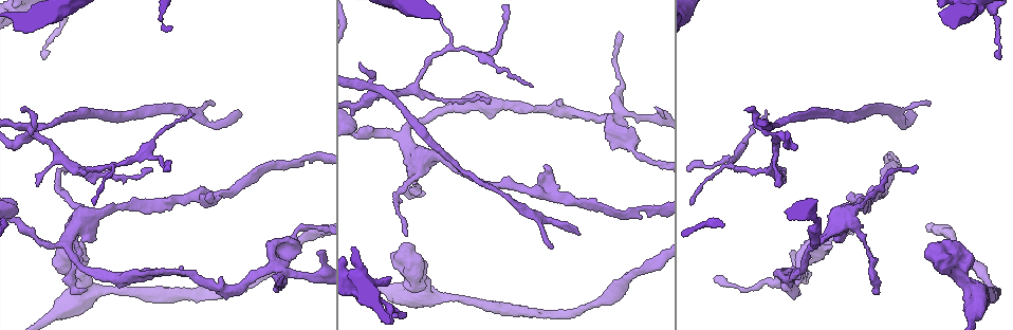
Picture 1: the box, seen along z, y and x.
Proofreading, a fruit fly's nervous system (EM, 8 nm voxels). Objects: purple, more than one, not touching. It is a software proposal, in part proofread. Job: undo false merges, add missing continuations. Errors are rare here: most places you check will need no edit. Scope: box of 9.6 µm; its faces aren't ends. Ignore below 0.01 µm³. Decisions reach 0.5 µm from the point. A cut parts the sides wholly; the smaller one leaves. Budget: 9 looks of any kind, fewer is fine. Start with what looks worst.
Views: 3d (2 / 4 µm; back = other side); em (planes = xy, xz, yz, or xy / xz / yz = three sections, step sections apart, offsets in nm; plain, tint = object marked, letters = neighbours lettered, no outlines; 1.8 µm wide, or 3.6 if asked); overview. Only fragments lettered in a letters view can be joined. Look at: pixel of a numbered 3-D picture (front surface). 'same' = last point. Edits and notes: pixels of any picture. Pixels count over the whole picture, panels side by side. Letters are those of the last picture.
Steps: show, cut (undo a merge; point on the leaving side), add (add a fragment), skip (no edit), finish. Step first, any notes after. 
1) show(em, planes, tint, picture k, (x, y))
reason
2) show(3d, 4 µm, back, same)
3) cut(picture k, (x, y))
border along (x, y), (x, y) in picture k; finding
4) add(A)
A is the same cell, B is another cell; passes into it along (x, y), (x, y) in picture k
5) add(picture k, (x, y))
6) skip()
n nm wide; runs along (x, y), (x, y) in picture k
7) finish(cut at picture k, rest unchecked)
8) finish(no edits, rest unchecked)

show(em, 3.6 µm, planes, tint, picture 1, (30, 129))
abrupt turn

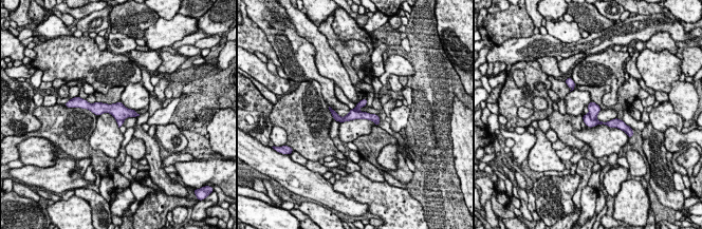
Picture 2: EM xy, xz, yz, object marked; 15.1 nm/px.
show(em, 3.6 µm, planes, letters, same)
see the neighbours

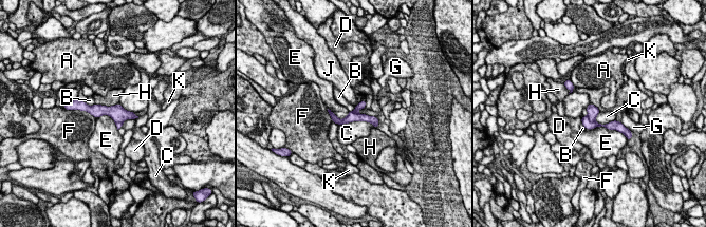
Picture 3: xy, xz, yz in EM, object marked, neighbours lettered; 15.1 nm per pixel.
cut(picture 3, (592, 110))
A, B, C, D, E, F, G, H, J and K are other cells; border along (587, 116), (591, 121), (594, 121) in picture 3; a second cell is stuck on

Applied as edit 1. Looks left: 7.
show(em, xy, step 16, tint, picture 1, (737, 150))
arms part here

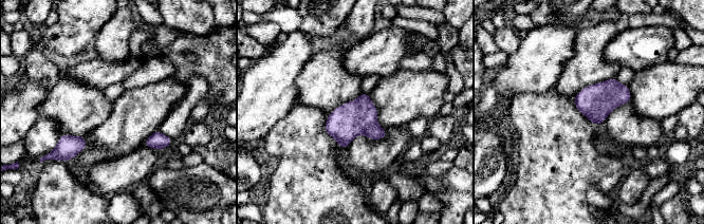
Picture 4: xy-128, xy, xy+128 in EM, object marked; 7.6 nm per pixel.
show(em, xy, step 16, letters, same)
what lies round it

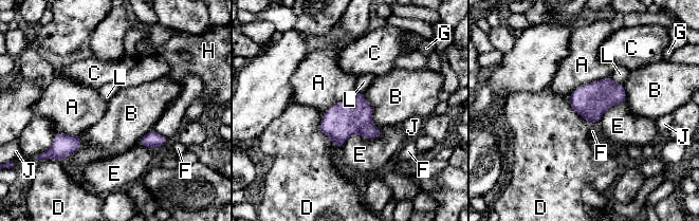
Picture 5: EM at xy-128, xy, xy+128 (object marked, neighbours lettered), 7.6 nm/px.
skip()
A, B, C, D, E, F, G, H, J and L are other cells; border along (363, 92), (380, 129) in picture 5; continuous, no second cell

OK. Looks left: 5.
show(em, planes, letters, picture 1, (85, 289))
thin end

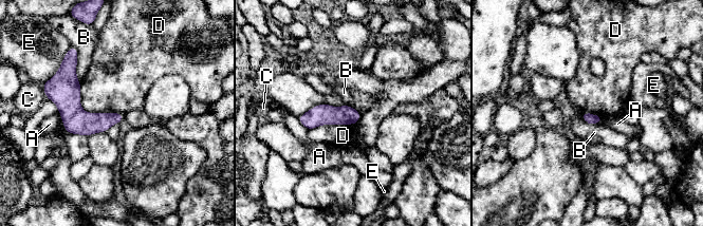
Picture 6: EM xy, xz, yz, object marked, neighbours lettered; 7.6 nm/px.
skip()
D touches over 440 nm; A, B, C, D and E are other cells; runs along (357, 116), (301, 118) in picture 6; no lettered fragment goes on from it

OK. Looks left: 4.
finish(cut at picture 3, rest unchecked)

